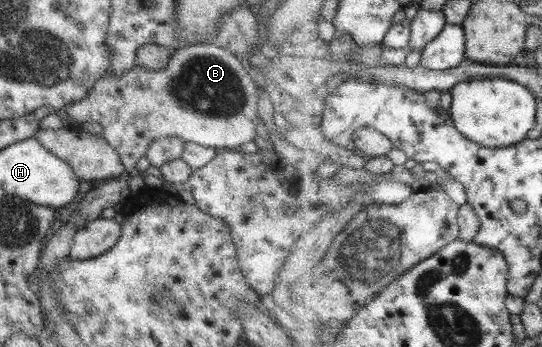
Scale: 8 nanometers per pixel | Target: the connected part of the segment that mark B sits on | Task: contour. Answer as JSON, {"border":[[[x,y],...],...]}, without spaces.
{"border":[[[196,44],[179,48],[169,56],[164,69],[147,70],[135,65],[123,74],[103,75],[88,90],[80,101],[69,103],[62,111],[75,123],[95,122],[102,127],[102,136],[123,164],[126,172],[135,172],[135,163],[145,155],[151,142],[157,138],[175,136],[185,142],[223,149],[238,149],[238,146],[255,137],[255,124],[258,118],[257,86],[245,71],[245,63],[227,49],[211,44]]]}

